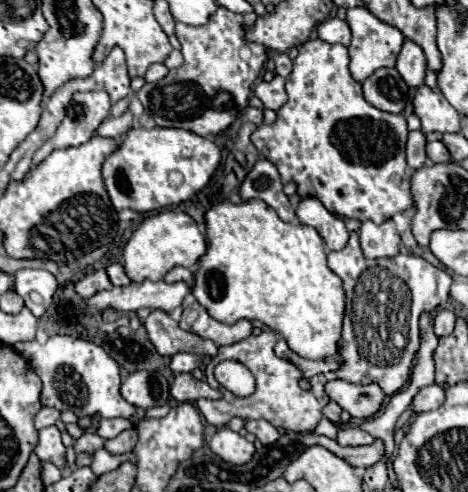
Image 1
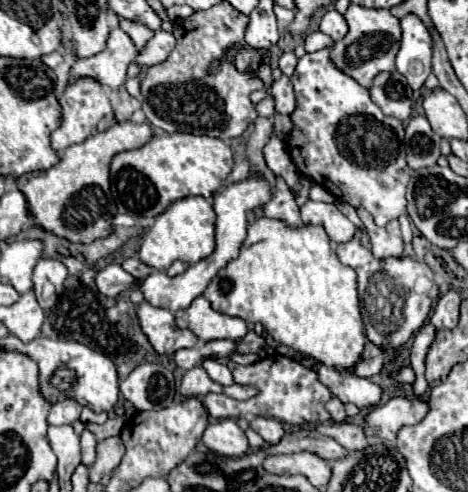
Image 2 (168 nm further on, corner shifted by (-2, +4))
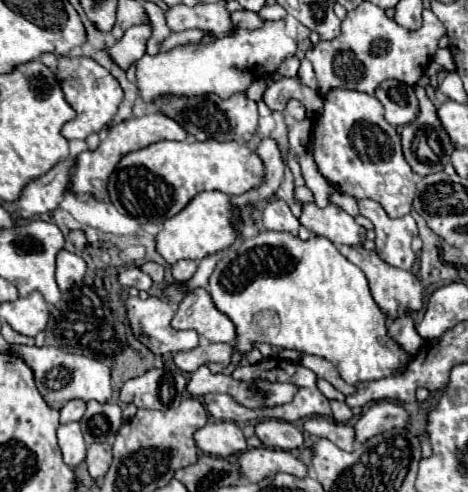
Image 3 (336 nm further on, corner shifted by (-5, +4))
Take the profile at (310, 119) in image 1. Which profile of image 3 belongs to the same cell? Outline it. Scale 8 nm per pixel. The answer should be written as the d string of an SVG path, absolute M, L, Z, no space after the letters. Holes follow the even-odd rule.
M331 90L325 96L325 110L313 128L313 154L319 172L329 180L331 186L339 188L343 194L349 194L357 200L371 198L379 202L391 218L411 212L411 202L415 196L415 172L411 172L411 166L405 162L399 134L383 118L383 106L375 96L355 90Z

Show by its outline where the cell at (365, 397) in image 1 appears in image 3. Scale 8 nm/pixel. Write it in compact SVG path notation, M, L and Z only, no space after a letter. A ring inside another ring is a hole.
M305 354L305 356L301 358L301 364L303 364L305 368L313 370L319 378L327 380L329 384L333 384L333 386L335 386L339 392L343 392L345 396L349 396L349 394L355 392L353 386L349 386L345 380L341 380L337 368L335 368L329 360L325 360L325 358L321 358L321 356L309 356L309 354Z

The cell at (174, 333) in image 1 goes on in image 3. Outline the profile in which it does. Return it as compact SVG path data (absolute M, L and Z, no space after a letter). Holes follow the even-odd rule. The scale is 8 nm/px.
M129 296L125 300L125 308L127 308L127 318L129 318L129 326L133 330L133 336L147 346L153 354L173 354L173 352L181 352L181 350L191 350L197 346L199 336L197 332L177 332L169 326L171 318L173 318L173 308L169 302L165 302L159 296L149 296L149 298L139 298L139 296Z

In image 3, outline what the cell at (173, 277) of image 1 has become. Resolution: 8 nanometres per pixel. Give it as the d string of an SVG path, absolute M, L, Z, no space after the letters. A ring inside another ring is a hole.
M179 260L177 264L173 264L173 278L177 282L187 282L197 270L197 262L195 260Z

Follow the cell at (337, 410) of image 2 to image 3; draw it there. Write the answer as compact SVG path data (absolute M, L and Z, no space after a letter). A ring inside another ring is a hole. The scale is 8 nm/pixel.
M331 400L331 410L333 410L333 418L335 418L337 422L347 422L347 420L351 420L351 416L353 416L351 408L349 408L345 402Z

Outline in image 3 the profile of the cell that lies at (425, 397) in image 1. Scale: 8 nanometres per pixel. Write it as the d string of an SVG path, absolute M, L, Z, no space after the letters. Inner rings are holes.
M375 402L353 426L357 442L365 442L391 428L409 428L409 414L393 402Z

